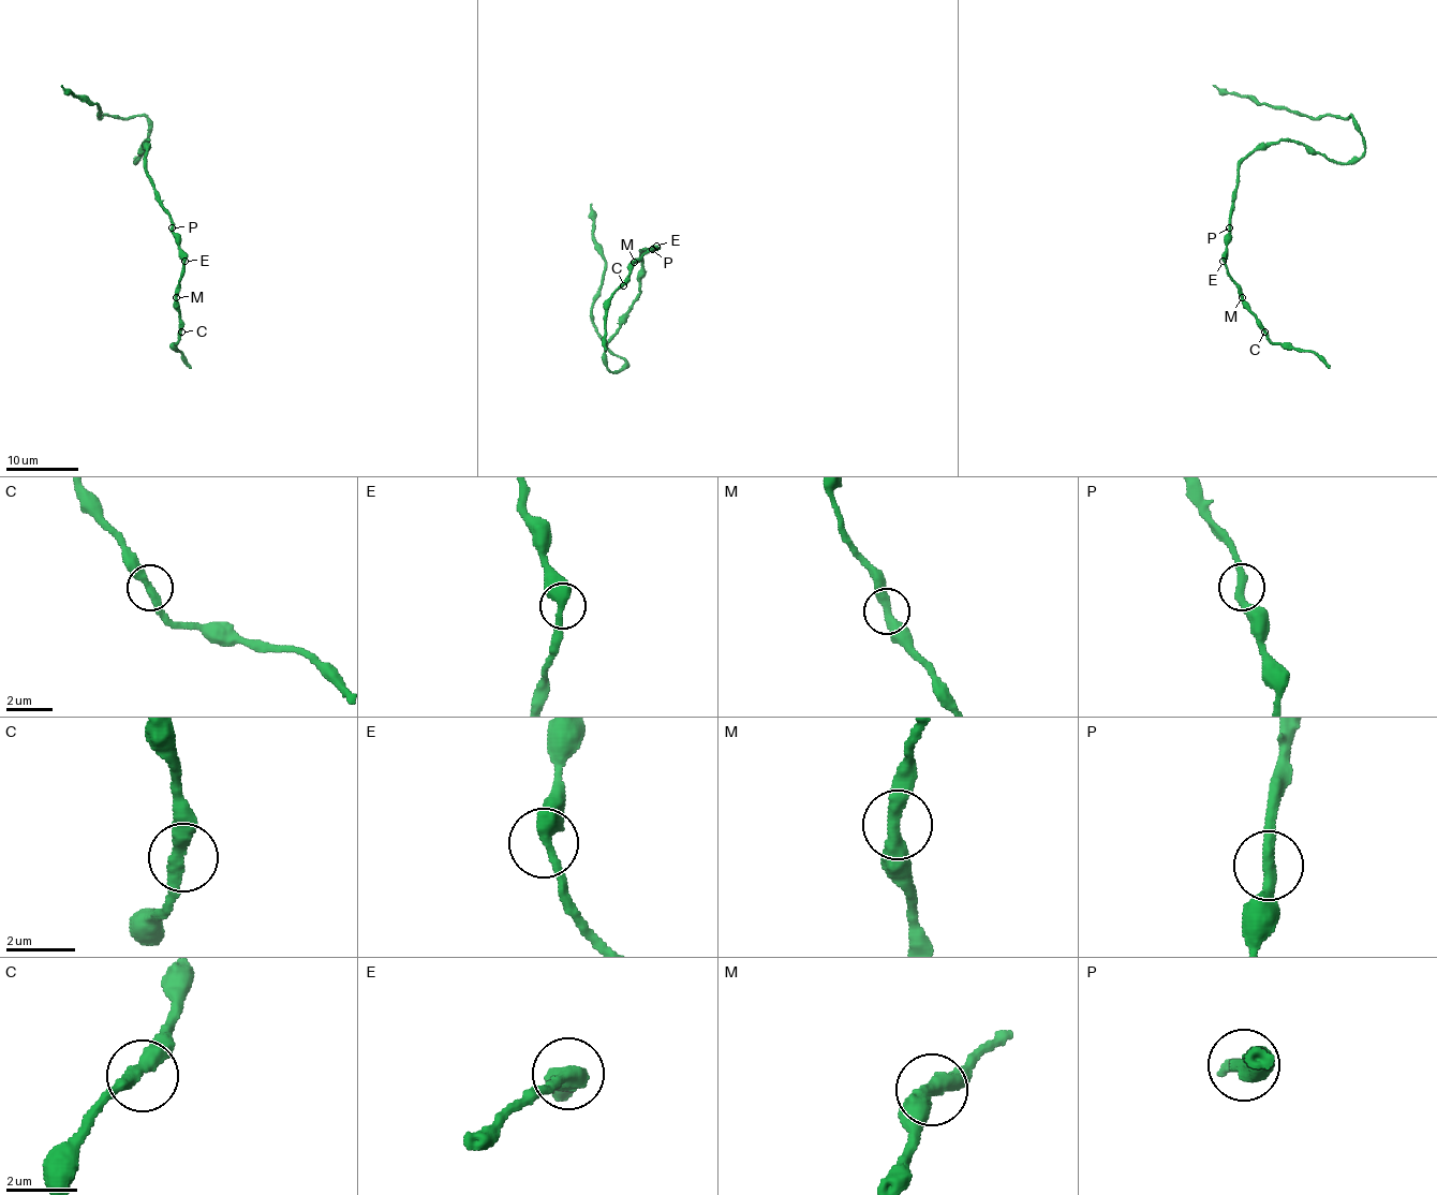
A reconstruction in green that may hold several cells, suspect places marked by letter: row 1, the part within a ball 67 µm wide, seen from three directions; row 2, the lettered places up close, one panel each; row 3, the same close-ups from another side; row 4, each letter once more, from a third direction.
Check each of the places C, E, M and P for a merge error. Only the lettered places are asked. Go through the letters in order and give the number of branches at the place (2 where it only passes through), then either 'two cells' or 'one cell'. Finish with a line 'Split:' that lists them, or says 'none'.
C: branches 2; one cell
E: branches 2; one cell
M: branches 2; one cell
P: branches 2; one cell
Split: none

